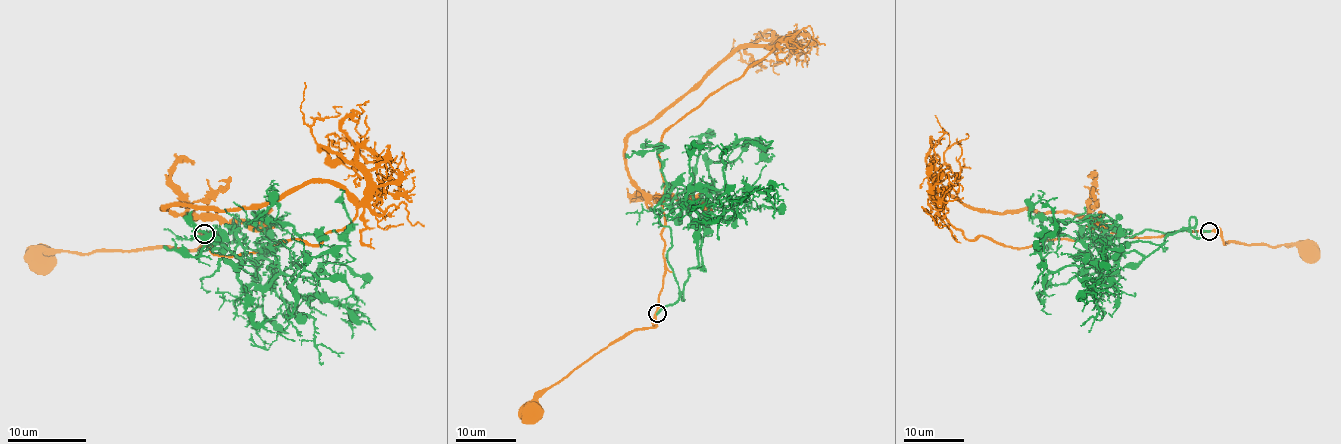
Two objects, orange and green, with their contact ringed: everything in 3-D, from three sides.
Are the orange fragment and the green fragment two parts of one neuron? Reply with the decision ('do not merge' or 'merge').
do not merge

